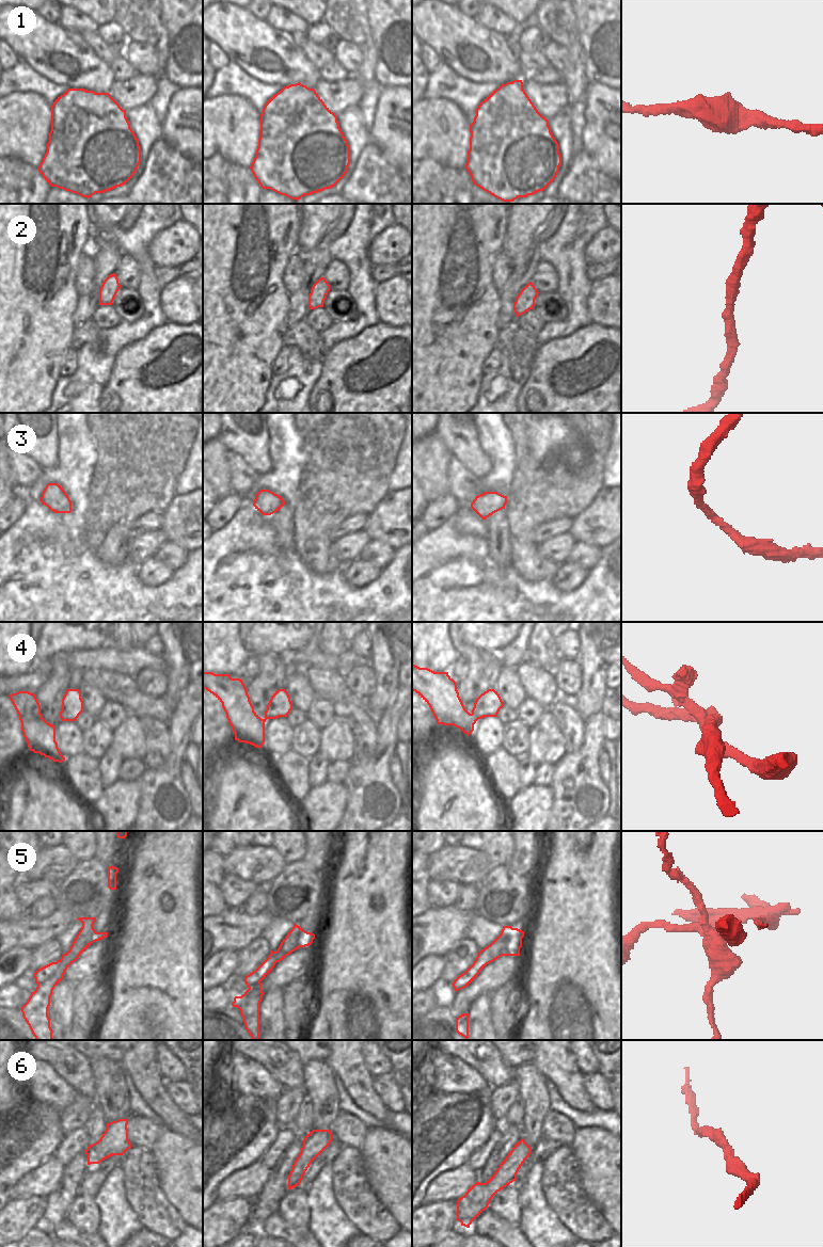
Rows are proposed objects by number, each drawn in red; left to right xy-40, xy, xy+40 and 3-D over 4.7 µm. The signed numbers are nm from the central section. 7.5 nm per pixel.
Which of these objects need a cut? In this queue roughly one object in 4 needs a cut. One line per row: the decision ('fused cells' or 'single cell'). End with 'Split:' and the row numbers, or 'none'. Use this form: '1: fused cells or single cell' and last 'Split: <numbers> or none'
1: fused cells
2: single cell
3: single cell
4: fused cells
5: fused cells
6: single cell
Split: 1, 4, 5

